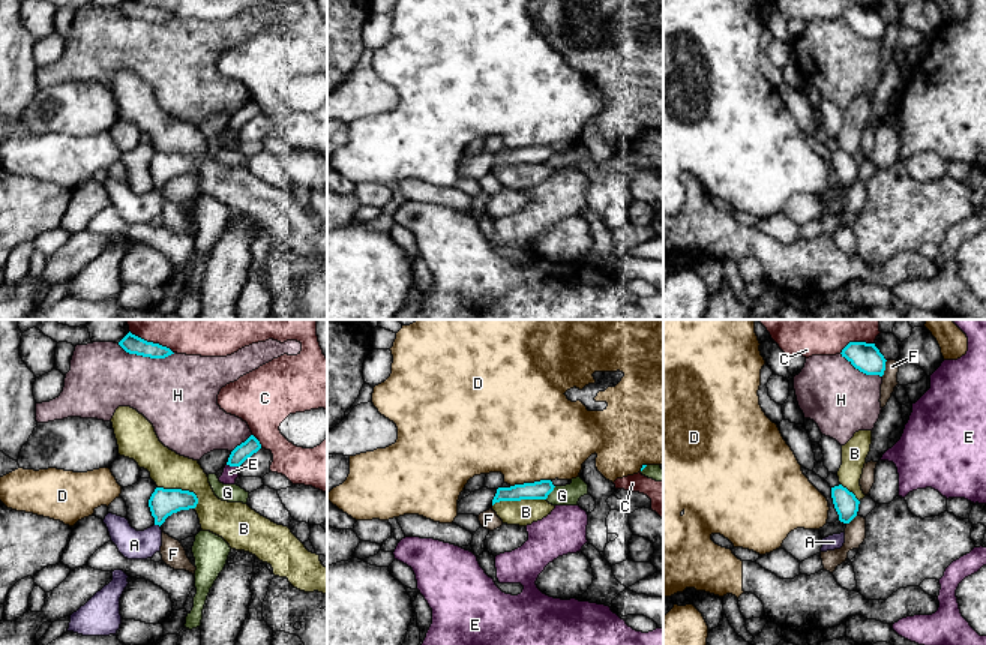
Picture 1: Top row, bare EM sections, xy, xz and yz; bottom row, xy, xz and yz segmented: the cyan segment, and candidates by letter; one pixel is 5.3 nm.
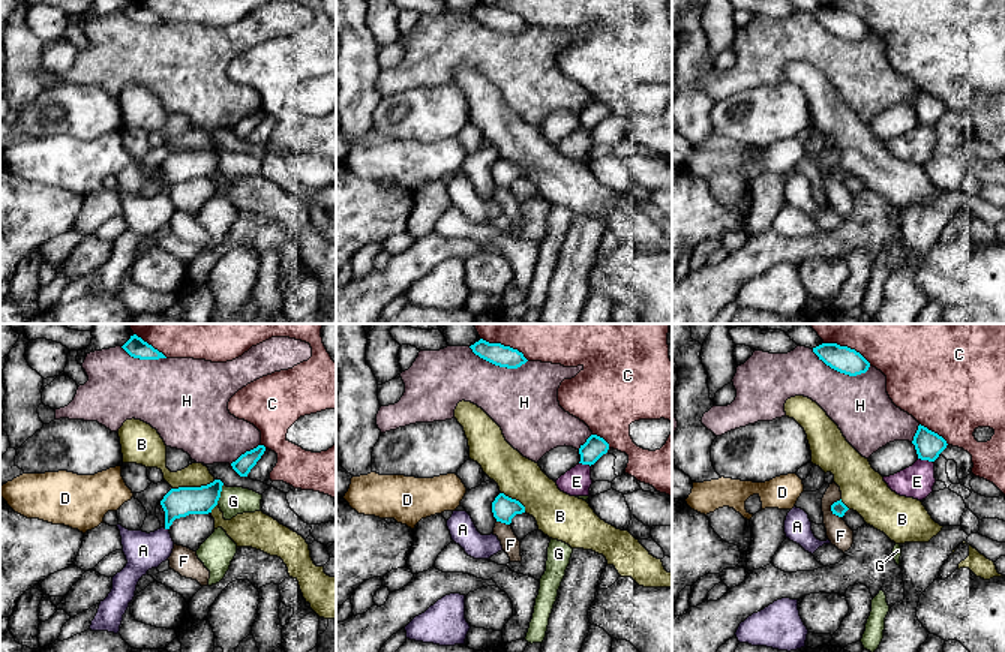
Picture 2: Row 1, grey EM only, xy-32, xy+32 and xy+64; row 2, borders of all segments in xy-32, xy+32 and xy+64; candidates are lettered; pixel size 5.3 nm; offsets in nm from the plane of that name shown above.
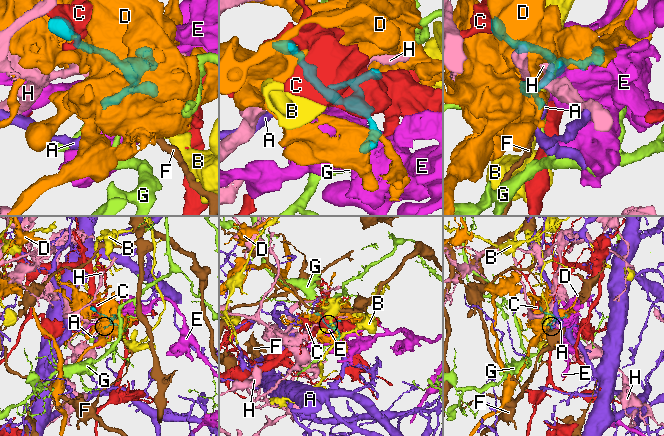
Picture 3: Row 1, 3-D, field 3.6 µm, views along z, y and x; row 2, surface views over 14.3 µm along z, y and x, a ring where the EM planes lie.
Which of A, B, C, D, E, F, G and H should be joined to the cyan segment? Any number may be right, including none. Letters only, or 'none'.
A

